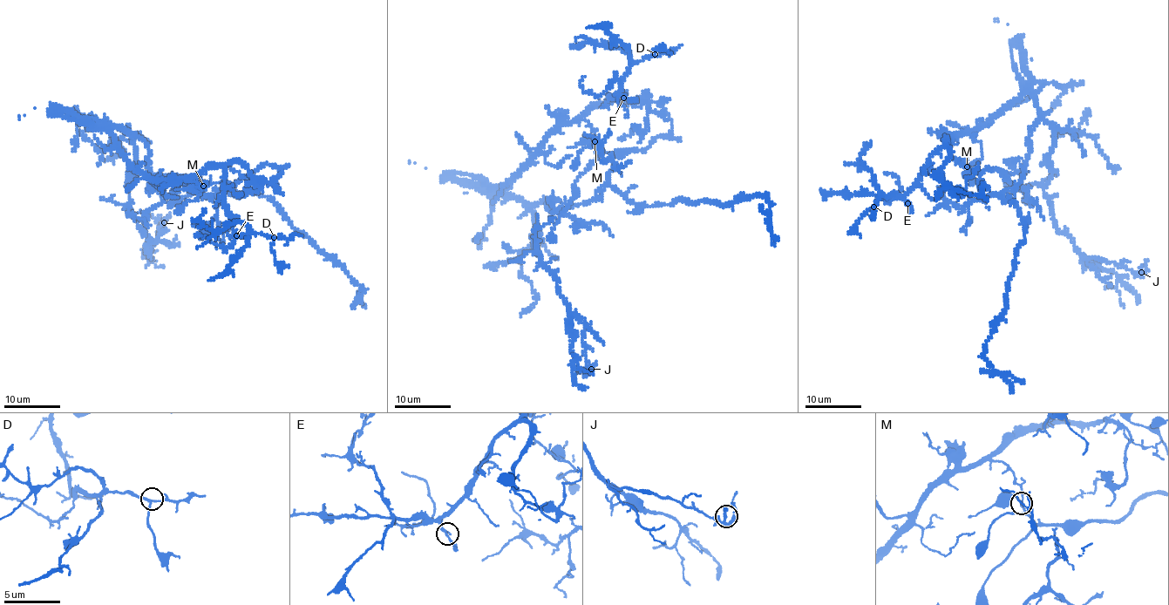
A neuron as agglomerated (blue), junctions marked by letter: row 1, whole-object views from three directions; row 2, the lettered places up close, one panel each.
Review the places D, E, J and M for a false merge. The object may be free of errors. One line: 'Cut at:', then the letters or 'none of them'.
Cut at: M

